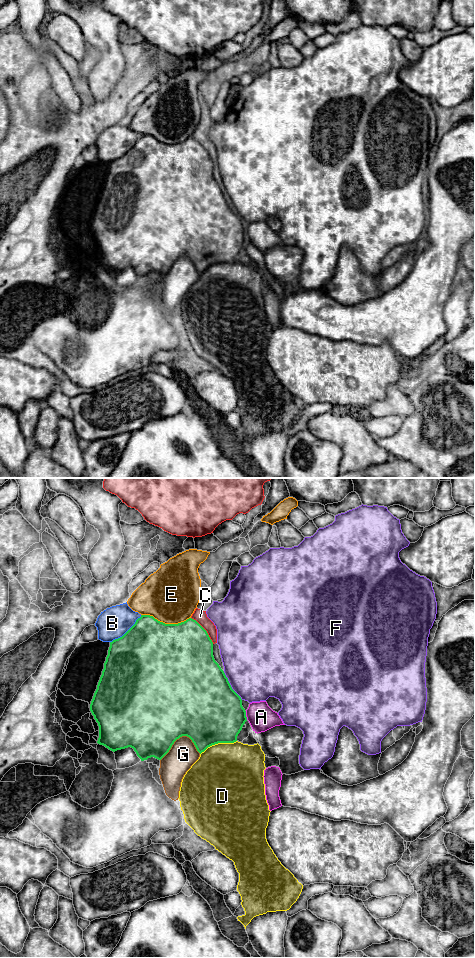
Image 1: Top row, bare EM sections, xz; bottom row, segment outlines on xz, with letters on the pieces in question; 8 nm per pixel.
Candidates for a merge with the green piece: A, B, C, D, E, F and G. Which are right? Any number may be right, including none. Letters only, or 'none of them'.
none of them

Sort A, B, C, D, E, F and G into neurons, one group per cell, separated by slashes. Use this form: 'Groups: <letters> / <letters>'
Groups: A / B / C / D / E / F / G

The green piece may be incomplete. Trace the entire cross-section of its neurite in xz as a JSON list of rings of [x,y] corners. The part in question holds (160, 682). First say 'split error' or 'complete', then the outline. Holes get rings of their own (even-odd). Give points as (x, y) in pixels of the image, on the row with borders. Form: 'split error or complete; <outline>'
complete; [[[141,615],[122,637],[110,642],[104,669],[90,704],[90,711],[99,726],[98,744],[113,752],[131,747],[141,761],[151,757],[161,760],[169,752],[174,742],[182,736],[189,737],[200,754],[208,747],[218,743],[234,743],[237,741],[237,736],[247,721],[241,697],[232,689],[224,671],[214,659],[213,642],[207,631],[192,618],[178,624],[165,624],[150,615]]]

